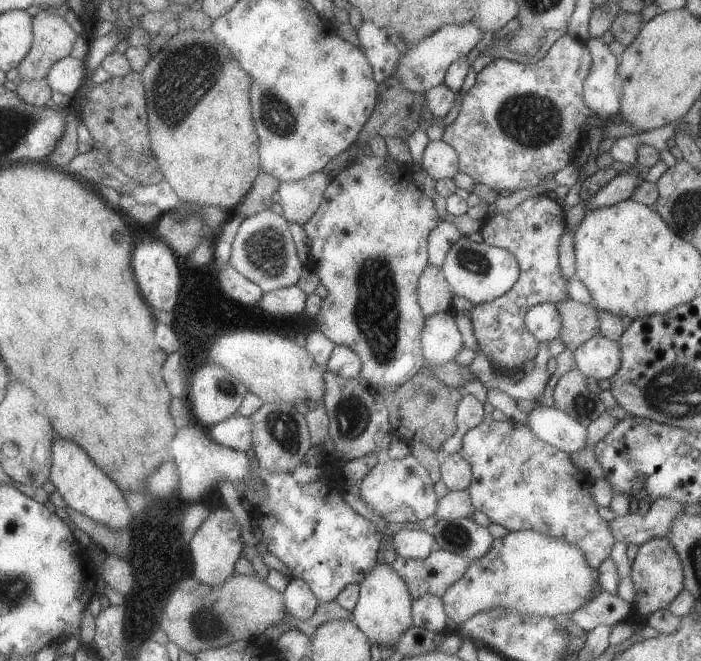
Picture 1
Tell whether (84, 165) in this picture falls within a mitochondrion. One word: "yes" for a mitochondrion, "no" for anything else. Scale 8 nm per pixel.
no

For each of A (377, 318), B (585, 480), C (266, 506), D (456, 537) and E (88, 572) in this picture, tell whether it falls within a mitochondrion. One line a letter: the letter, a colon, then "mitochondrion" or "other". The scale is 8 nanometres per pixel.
A: mitochondrion
B: other
C: other
D: mitochondrion
E: other

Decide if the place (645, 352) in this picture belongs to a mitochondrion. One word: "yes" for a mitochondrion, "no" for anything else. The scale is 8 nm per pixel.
no

